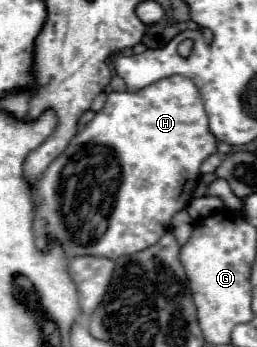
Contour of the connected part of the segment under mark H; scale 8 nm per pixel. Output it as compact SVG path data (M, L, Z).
M180 75L160 79L152 83L150 87L136 91L136 93L110 93L104 107L94 115L94 119L72 139L72 143L66 147L66 151L50 163L46 173L42 175L42 183L34 189L34 235L36 235L36 247L40 251L48 251L50 241L58 241L64 249L66 257L78 257L78 255L94 255L94 257L106 257L106 259L118 259L122 255L138 253L146 247L152 247L158 243L158 239L170 229L170 221L174 213L184 209L198 185L200 179L200 165L206 157L216 153L216 137L208 129L208 117L200 99L200 93L196 91L196 85L190 79L184 79Z

